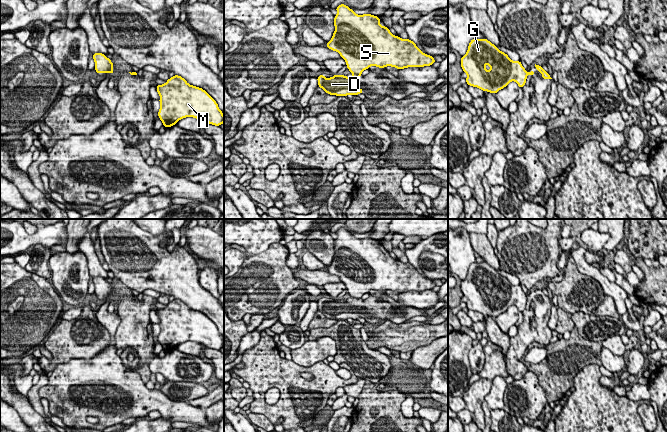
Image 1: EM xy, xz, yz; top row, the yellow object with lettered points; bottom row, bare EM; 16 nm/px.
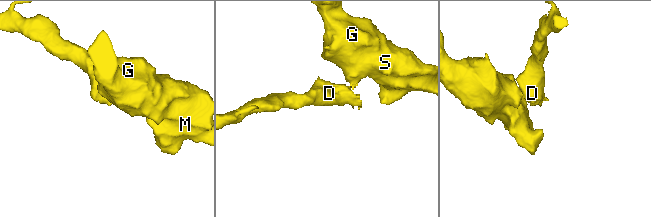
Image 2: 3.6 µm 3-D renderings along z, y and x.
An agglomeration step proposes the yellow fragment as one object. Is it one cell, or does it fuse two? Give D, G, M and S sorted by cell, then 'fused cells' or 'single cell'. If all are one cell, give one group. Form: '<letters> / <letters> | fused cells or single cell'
D / G M S | fused cells

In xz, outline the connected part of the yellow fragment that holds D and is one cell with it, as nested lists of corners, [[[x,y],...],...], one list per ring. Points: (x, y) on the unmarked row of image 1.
[[[321,298],[317,301],[318,311],[322,312],[329,319],[345,321],[347,319],[357,320],[359,317],[364,317],[361,311],[358,313],[350,313],[348,310],[354,304],[357,305],[359,301],[361,301],[361,298],[354,298],[352,301],[334,298],[333,301],[325,302],[324,298]]]

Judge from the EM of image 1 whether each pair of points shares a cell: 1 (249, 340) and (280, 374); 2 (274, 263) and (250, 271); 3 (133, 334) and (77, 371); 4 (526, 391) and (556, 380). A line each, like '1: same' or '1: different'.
1: different
2: same
3: different
4: different

